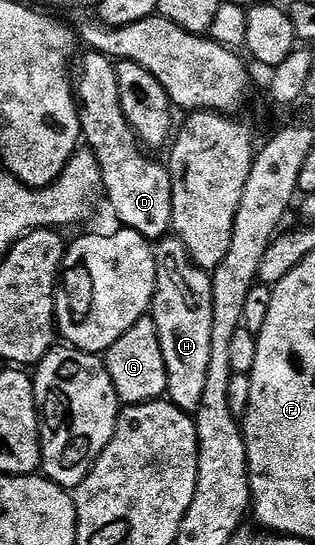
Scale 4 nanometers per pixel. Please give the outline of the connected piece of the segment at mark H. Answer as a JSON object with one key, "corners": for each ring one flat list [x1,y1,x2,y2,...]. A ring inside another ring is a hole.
{"corners":[[175,235,161,238,155,245,157,282,153,296,151,316,159,327,159,347,163,347,163,363,167,367,168,400,178,405,184,413,196,414,203,403,203,390,207,387,207,363,211,363,211,311,213,310,212,276,194,264,189,252]]}

